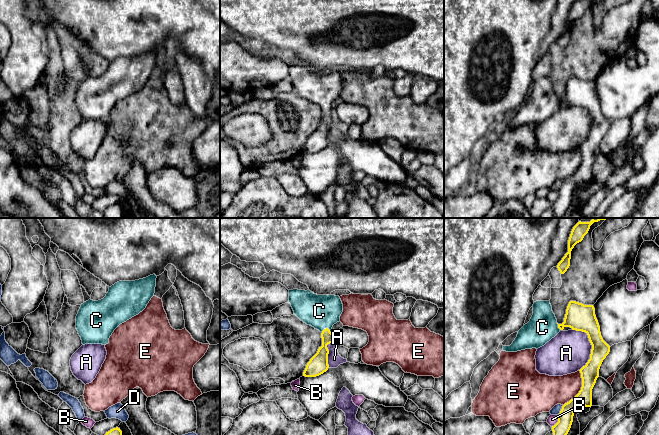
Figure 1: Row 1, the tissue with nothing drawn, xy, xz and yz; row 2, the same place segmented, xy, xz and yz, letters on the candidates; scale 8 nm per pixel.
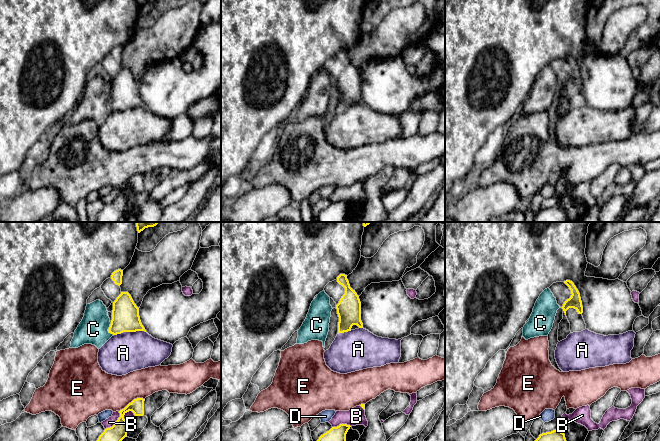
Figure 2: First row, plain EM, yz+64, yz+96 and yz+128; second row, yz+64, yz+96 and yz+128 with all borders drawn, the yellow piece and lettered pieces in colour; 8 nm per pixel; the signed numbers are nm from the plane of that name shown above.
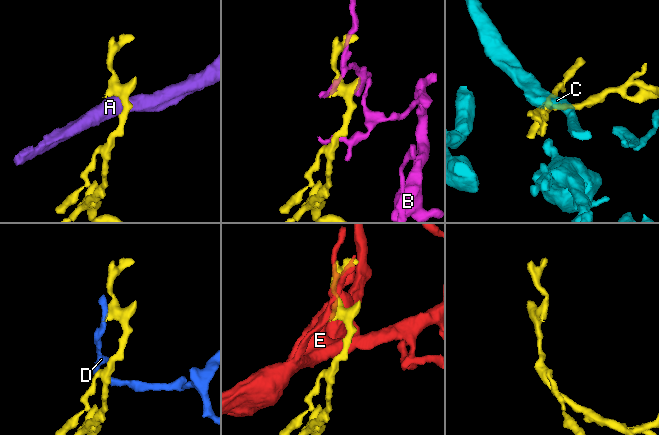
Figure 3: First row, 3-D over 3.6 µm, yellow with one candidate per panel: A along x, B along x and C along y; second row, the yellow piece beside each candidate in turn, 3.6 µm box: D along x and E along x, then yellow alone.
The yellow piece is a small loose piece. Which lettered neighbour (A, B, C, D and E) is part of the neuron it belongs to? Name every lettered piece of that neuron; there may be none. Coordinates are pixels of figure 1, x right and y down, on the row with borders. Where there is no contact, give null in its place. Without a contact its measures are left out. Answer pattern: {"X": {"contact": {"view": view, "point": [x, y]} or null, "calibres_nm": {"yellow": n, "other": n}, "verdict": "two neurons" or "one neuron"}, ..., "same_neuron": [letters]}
{"A": {"contact": {"view": "yz", "point": [591, 344]}, "calibres_nm": {"yellow": 220, "other": 320}, "verdict": "two neurons"}, "B": {"contact": {"view": "yz", "point": [558, 421]}, "calibres_nm": {"yellow": 130, "other": 80}, "verdict": "two neurons"}, "C": {"contact": {"view": "xz", "point": [327, 328]}, "calibres_nm": {"yellow": 110, "other": 280}, "verdict": "one neuron"}, "D": {"contact": {"view": "yz", "point": [561, 410]}, "calibres_nm": {"yellow": 130, "other": 70}, "verdict": "two neurons"}, "E": {"contact": {"view": "yz", "point": [581, 389]}, "calibres_nm": {"yellow": 140, "other": 240}, "verdict": "two neurons"}, "same_neuron": ["C"]}

